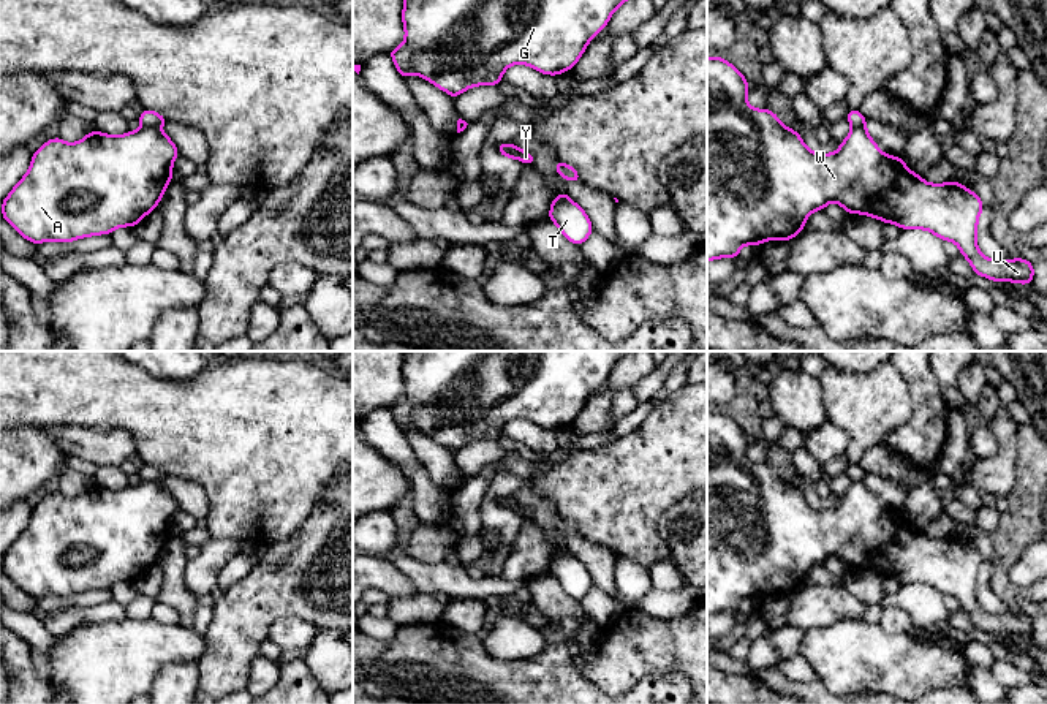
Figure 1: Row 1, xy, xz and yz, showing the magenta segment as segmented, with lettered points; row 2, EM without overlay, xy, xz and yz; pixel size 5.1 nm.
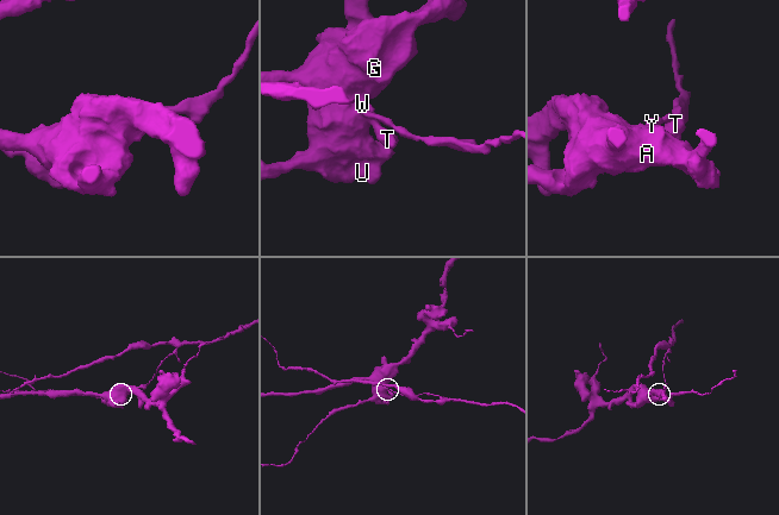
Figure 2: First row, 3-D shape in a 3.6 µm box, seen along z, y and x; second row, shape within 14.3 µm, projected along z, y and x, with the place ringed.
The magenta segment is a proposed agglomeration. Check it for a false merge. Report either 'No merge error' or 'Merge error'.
Merge error

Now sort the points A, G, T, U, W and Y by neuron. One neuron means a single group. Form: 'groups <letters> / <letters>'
groups A G T U W / Y

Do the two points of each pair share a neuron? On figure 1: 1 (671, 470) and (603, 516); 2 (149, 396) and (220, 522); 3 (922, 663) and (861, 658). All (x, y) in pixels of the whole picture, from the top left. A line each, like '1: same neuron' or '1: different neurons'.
1: same neuron
2: same neuron
3: same neuron

